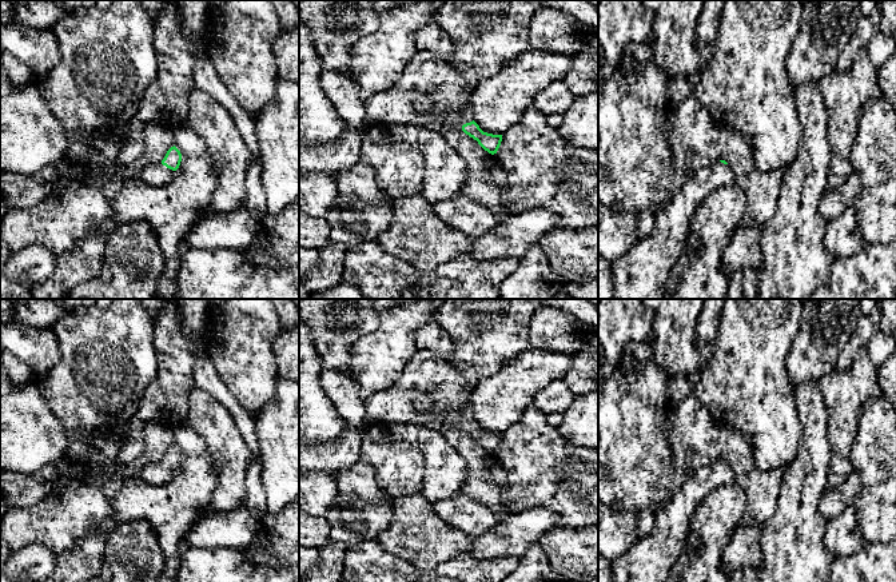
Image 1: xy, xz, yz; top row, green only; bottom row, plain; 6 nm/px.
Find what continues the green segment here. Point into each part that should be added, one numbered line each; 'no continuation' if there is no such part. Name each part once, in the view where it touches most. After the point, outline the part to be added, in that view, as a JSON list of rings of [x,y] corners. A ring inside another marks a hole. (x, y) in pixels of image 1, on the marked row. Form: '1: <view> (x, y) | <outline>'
1: xz (454, 119) | [[[470,101],[459,111],[449,111],[443,116],[443,123],[453,129],[462,129],[462,125],[473,121],[473,108]]]

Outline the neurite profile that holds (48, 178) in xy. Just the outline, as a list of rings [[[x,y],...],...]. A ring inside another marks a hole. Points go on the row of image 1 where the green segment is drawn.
[[[52,166],[29,176],[0,171],[0,194],[9,210],[36,206],[59,186],[60,179]]]

